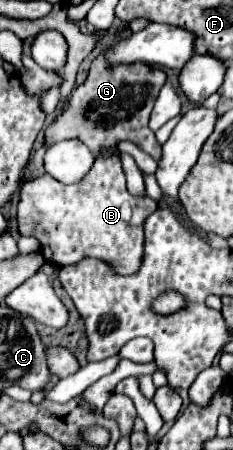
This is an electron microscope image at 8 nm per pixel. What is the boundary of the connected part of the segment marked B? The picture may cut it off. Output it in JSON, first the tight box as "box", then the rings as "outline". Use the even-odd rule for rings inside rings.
{"box":[18,157,158,275],"outline":[[[96,157],[92,169],[80,183],[64,185],[54,177],[40,175],[20,189],[18,231],[40,241],[46,261],[56,265],[76,263],[84,257],[100,257],[118,275],[136,273],[144,251],[144,221],[158,209],[148,195],[130,195],[120,169],[120,159]],[[46,249],[46,251],[44,251]]]}

